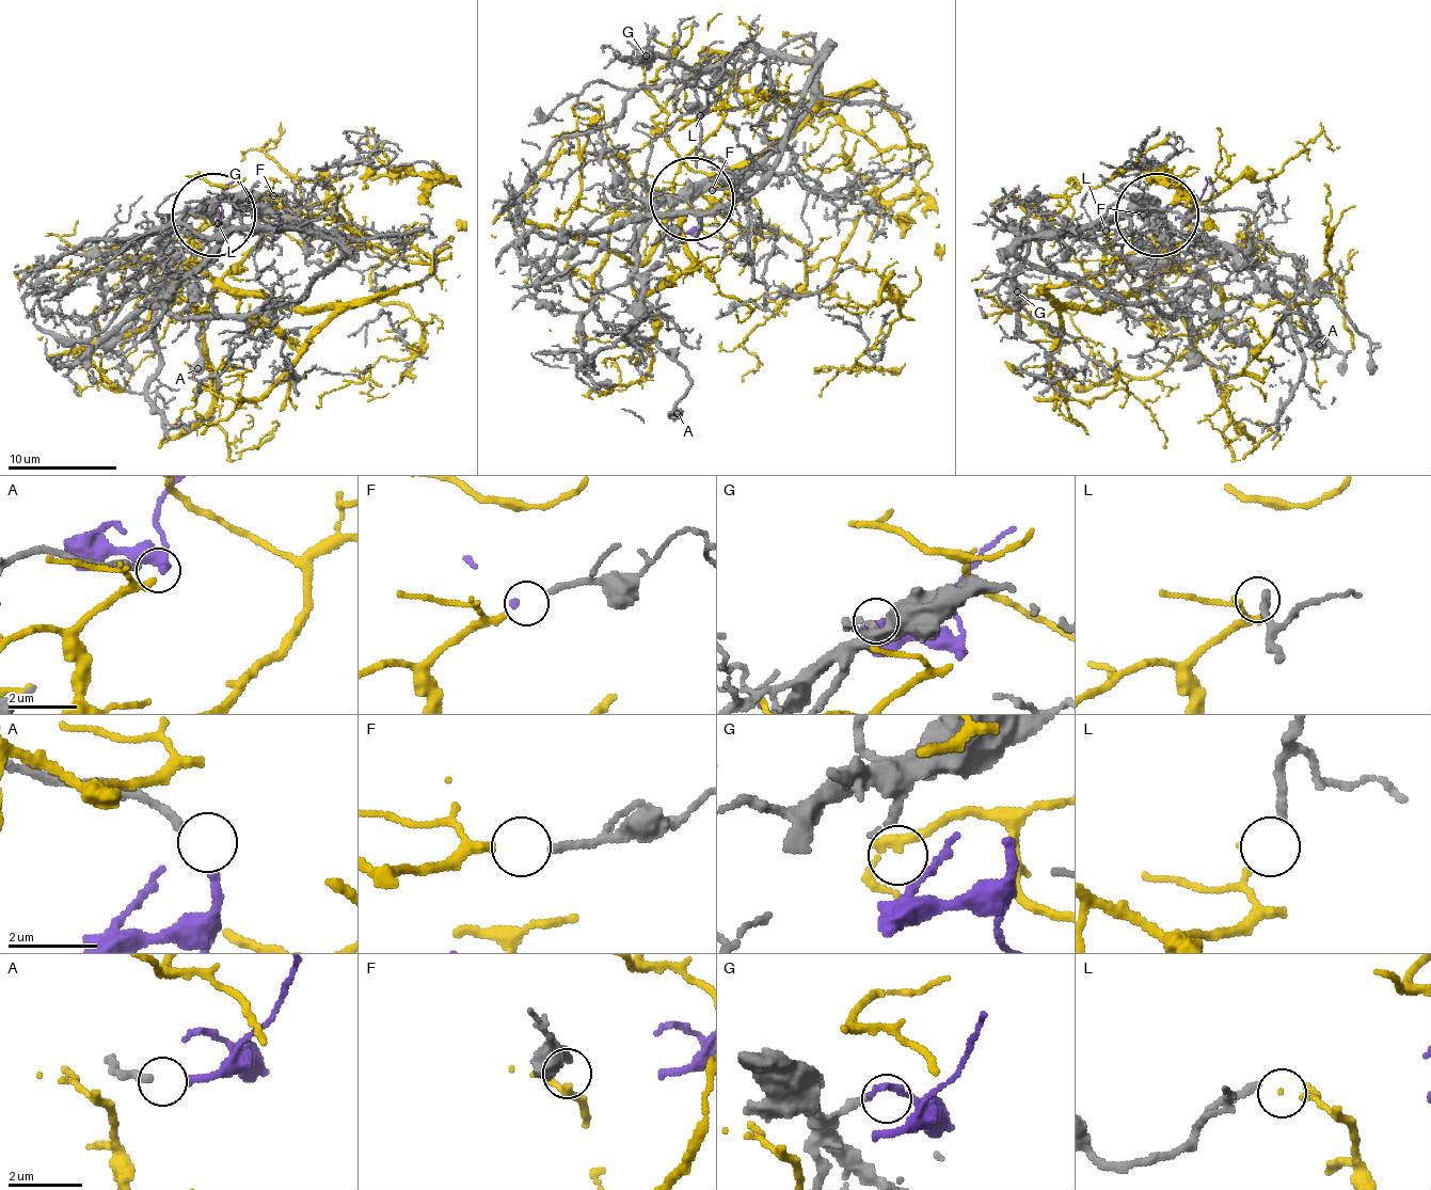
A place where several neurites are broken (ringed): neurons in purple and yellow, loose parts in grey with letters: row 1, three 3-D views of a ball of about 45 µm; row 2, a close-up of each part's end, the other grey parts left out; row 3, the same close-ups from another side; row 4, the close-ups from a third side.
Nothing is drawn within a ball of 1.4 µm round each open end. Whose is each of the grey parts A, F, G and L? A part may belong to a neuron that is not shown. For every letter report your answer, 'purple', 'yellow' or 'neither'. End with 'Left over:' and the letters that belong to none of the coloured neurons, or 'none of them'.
A: purple
F: yellow
G: neither
L: neither
Left over: G, L

